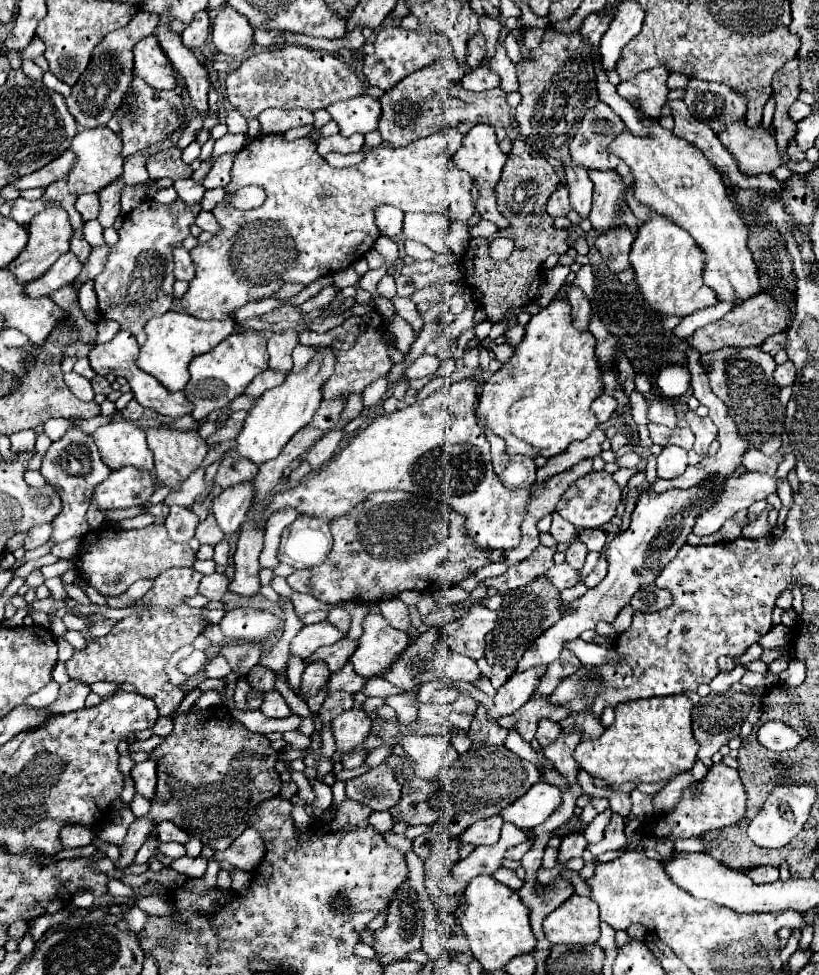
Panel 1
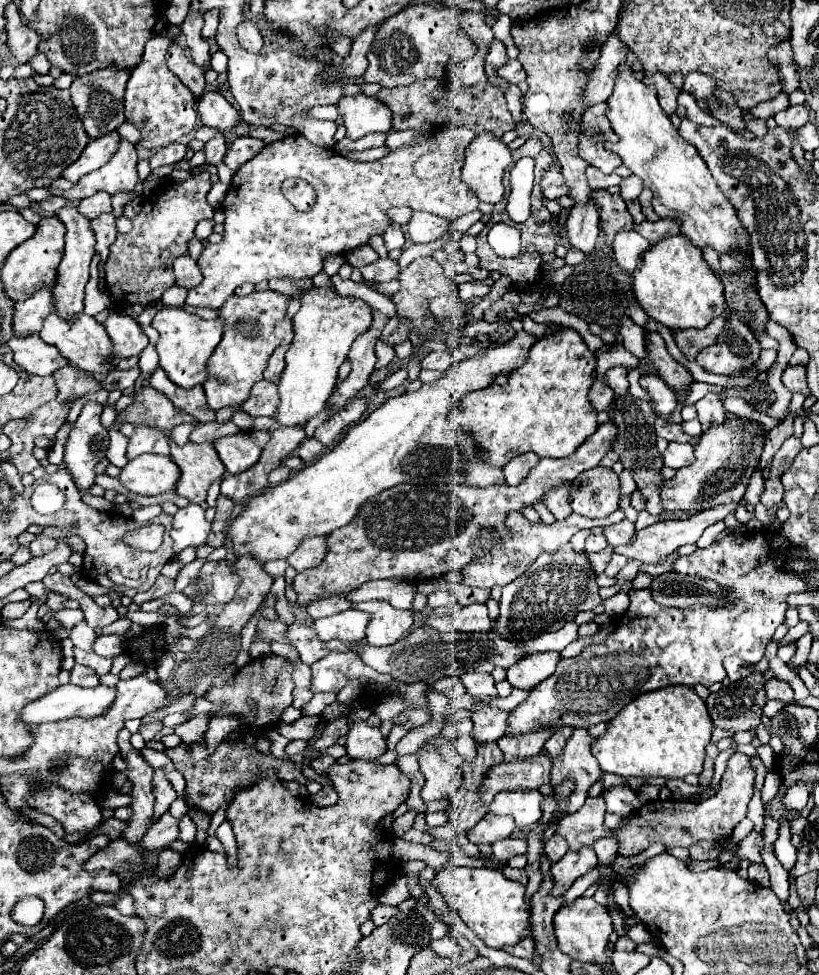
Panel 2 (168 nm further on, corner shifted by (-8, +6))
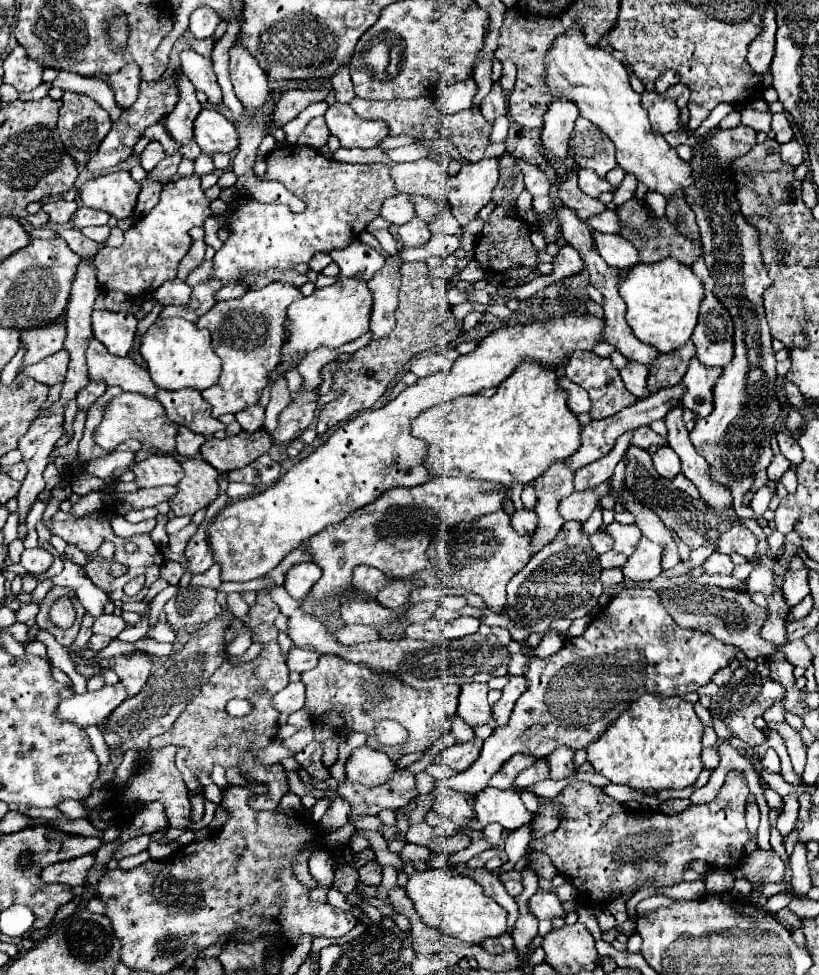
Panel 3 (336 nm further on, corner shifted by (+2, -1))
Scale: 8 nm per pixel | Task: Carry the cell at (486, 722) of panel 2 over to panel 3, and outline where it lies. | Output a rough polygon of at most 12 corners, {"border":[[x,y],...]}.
{"border":[[483,741],[447,747],[433,757],[453,771],[469,769],[479,757]]}

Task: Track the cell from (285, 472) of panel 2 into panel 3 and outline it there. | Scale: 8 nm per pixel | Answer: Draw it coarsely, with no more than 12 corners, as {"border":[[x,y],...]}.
{"border":[[229,483],[227,495],[241,499],[253,493],[253,485]]}

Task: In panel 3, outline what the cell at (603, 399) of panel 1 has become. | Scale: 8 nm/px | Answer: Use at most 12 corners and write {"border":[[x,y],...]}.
{"border":[[567,377],[559,387],[567,391],[567,407],[579,415],[589,413],[591,401],[585,389]]}

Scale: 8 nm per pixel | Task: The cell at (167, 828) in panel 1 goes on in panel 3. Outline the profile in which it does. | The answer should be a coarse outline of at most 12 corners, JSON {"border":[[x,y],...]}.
{"border":[[139,835],[121,845],[113,859],[137,855],[149,845],[149,835]]}

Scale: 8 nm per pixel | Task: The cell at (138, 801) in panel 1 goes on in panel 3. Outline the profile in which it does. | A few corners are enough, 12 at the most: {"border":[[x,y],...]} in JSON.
{"border":[[79,801],[59,805],[65,817],[79,819],[87,815]]}

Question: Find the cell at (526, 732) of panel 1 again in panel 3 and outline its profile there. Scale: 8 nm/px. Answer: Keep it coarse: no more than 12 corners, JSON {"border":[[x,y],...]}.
{"border":[[515,755],[489,781],[497,789],[513,789],[515,777],[535,757]]}

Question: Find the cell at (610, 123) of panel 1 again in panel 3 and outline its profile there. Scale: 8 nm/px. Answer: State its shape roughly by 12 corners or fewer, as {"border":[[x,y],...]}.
{"border":[[583,117],[569,139],[569,157],[605,177],[615,145]]}

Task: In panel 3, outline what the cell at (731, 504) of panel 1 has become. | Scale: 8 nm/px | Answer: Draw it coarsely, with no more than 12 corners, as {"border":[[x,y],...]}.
{"border":[[641,537],[623,567],[631,581],[661,573],[661,545]]}

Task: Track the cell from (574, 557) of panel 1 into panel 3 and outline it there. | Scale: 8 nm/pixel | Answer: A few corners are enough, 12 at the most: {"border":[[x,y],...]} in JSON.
{"border":[[605,531],[591,535],[591,545],[597,553],[613,549],[613,539]]}

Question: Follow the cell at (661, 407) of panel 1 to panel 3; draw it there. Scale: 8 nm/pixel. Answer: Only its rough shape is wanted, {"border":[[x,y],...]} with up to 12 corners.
{"border":[[629,361],[619,373],[633,395],[649,395],[649,367]]}

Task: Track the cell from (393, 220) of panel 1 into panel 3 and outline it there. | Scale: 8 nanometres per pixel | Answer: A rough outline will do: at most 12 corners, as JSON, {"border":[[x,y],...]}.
{"border":[[397,193],[381,205],[381,217],[405,225],[415,217],[409,195]]}

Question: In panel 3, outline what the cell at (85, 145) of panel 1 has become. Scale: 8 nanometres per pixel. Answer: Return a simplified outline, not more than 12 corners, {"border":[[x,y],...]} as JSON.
{"border":[[127,171],[87,181],[81,203],[131,217],[141,185]]}

